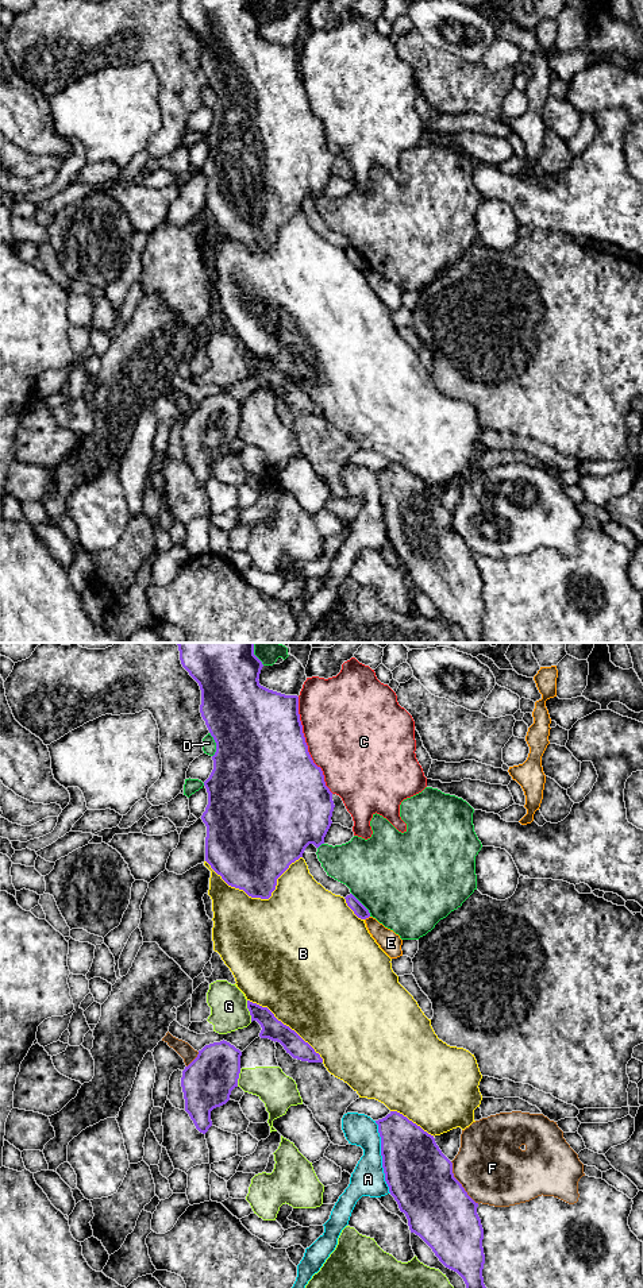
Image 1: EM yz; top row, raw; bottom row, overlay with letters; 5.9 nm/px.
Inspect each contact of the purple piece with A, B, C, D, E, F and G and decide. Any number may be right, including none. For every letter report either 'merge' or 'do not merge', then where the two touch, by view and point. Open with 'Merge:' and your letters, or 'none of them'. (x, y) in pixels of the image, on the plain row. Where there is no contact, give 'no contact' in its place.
Merge: none of them
A: do not merge; contact yz (382, 509)
B: do not merge; contact yz (258, 249)
C: do not merge; contact yz (307, 97)
D: do not merge; contact yz (216, 96)
E: do not merge; contact yz (366, 269)
F: do not merge; contact yz (459, 535)
G: do not merge; contact yz (249, 362)

